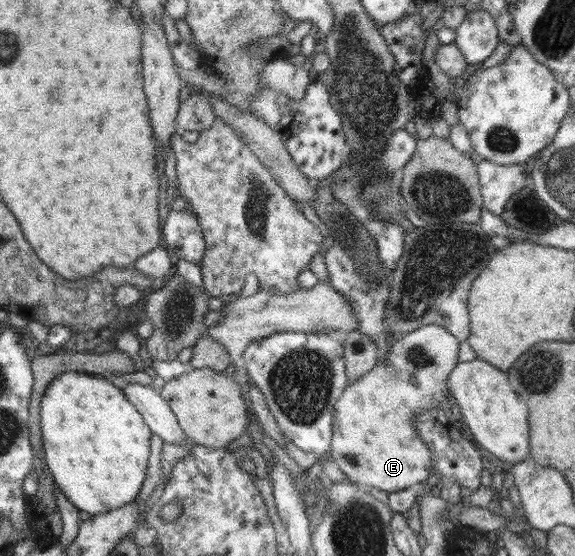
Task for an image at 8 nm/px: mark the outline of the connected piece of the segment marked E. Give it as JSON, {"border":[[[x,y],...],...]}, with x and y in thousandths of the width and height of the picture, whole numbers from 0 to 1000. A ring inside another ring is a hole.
{"border":[[[741,583],[689,606],[671,633],[673,655],[654,655],[649,665],[605,689],[581,730],[572,813],[600,856],[638,879],[659,878],[675,887],[727,878],[736,863],[751,863],[751,817],[729,784],[723,752],[737,737],[776,730],[774,719],[781,710],[777,683],[798,653],[797,633],[793,604],[762,583]]]}

